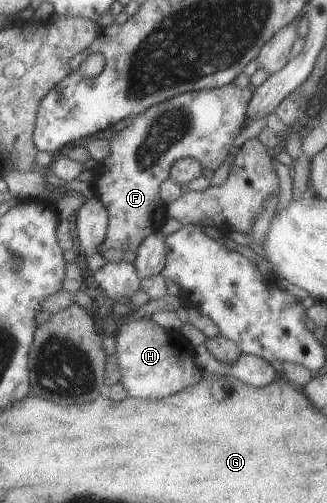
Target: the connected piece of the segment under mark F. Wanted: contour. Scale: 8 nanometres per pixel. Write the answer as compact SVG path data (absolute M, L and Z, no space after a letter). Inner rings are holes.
M230 82L222 87L184 92L132 116L131 123L110 139L108 157L98 162L92 171L94 195L107 211L106 233L95 251L102 255L106 249L121 249L134 254L147 235L158 232L167 215L165 205L160 201L159 185L169 177L171 165L176 160L191 157L200 163L205 174L214 172L227 159L226 154L232 140L242 129L250 98L251 91L248 86L240 89Z

